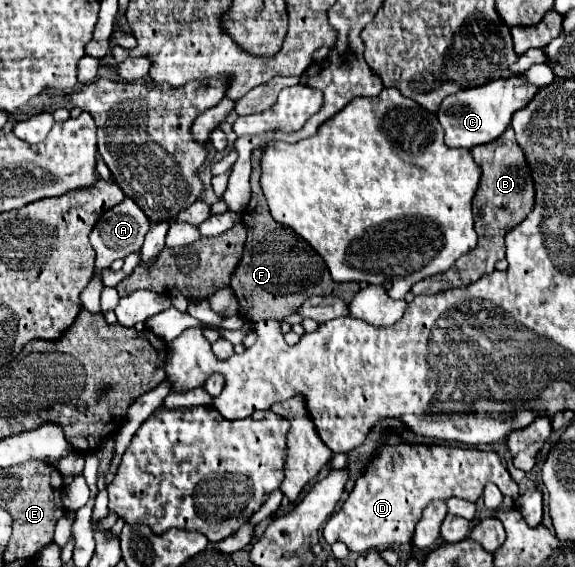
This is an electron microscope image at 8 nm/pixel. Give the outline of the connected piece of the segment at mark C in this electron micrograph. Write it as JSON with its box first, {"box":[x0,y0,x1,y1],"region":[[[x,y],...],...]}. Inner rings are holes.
{"box":[438,77,538,149],"region":[[[510,77],[510,79],[498,79],[494,83],[472,87],[446,97],[446,101],[442,101],[442,107],[438,111],[438,119],[444,129],[446,147],[472,149],[476,145],[498,139],[504,133],[504,129],[510,125],[514,111],[526,107],[526,103],[536,93],[538,93],[538,87],[526,83],[522,77]]]}

